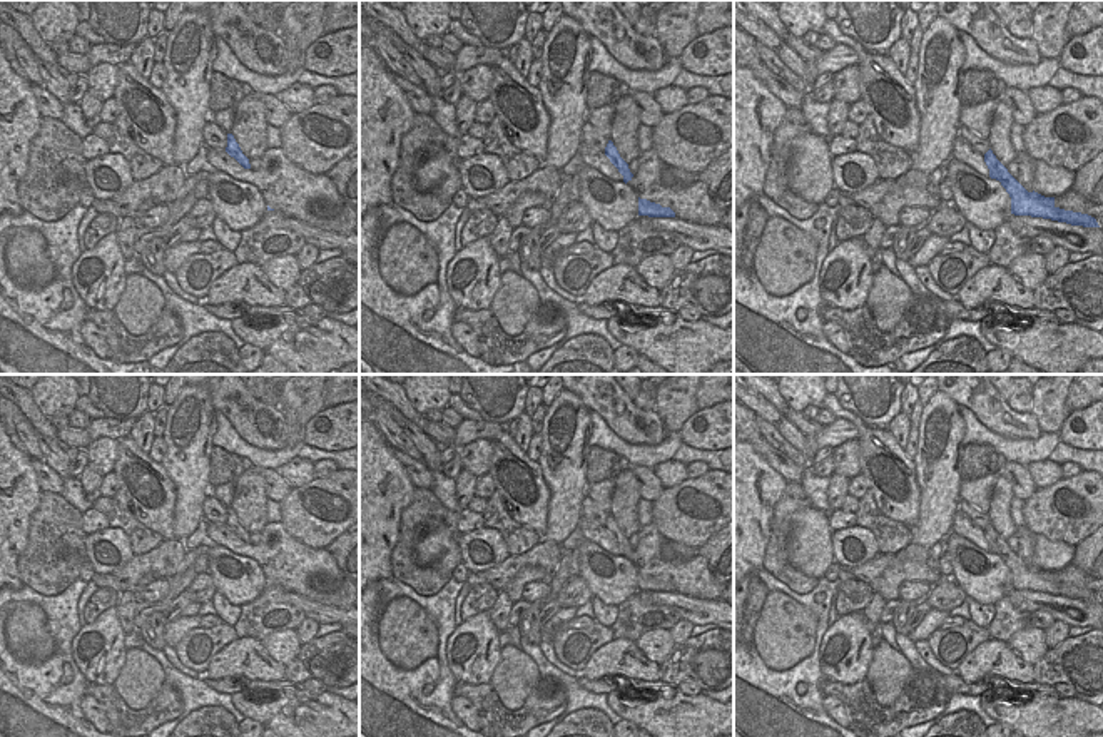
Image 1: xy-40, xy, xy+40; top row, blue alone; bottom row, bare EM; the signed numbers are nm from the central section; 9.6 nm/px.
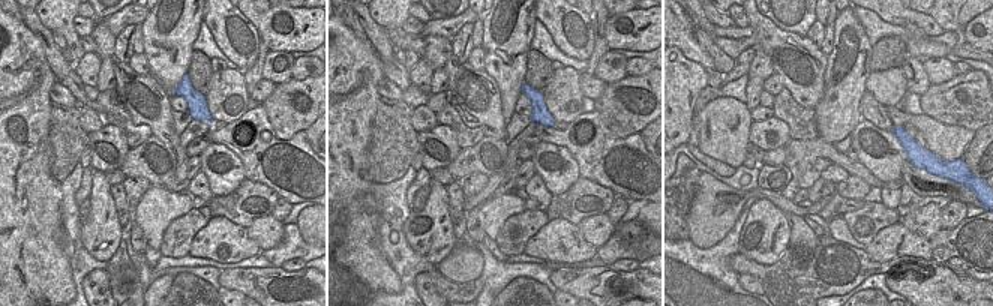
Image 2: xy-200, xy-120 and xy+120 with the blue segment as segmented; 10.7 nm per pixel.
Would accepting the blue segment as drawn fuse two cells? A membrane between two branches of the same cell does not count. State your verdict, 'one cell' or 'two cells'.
one cell

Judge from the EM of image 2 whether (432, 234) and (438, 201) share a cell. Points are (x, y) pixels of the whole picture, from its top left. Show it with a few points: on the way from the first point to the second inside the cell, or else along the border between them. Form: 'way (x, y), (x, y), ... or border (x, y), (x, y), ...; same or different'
way (432, 227), (437, 209); same

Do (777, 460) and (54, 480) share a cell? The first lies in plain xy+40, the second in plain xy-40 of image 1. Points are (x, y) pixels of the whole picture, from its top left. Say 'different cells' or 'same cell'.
same cell

